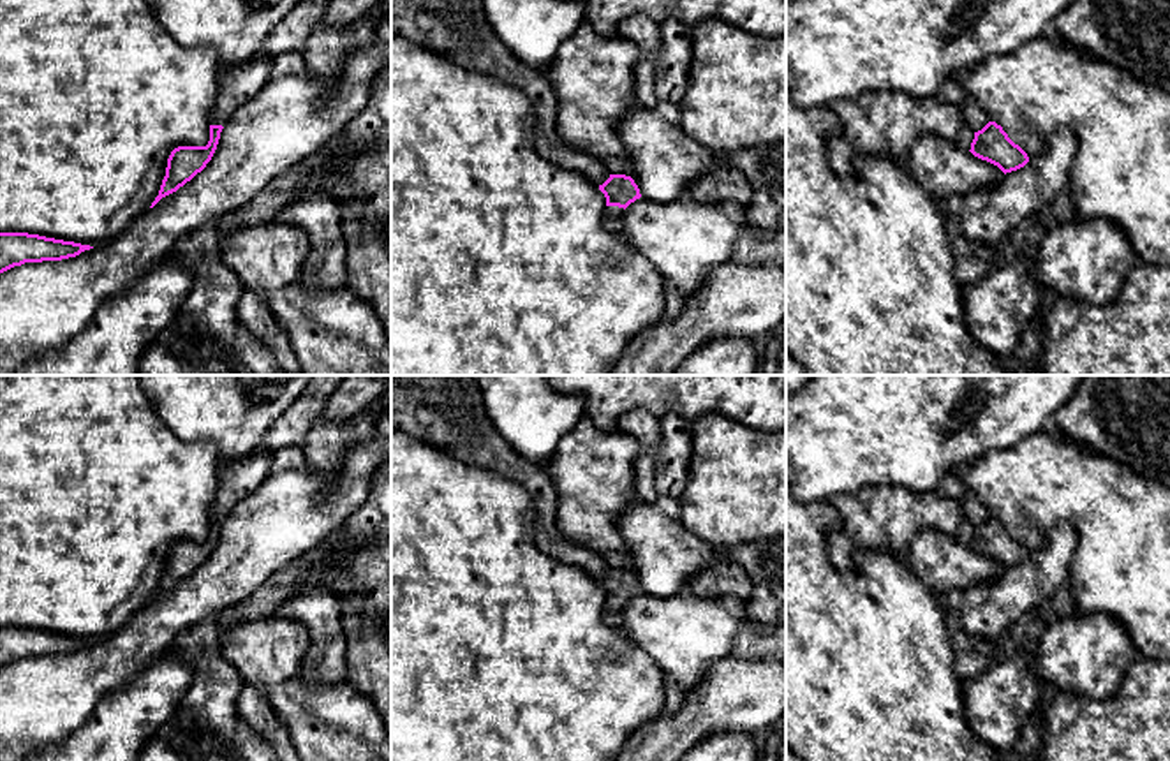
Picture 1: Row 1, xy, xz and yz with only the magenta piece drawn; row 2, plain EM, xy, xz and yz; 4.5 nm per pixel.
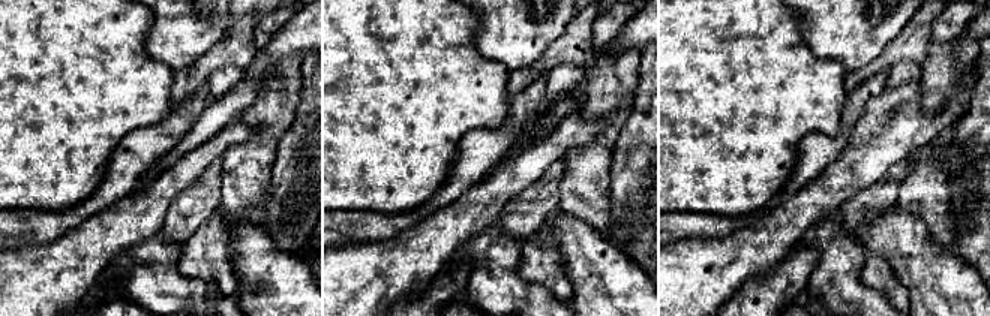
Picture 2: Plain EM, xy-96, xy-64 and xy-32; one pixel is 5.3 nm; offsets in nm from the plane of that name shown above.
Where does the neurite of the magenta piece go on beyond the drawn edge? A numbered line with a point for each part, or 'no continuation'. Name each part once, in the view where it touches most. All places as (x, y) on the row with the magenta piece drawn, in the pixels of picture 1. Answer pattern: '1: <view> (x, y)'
1: xz (612, 214)

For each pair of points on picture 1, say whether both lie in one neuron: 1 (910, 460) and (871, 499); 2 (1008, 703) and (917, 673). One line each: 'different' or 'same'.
1: different
2: different

